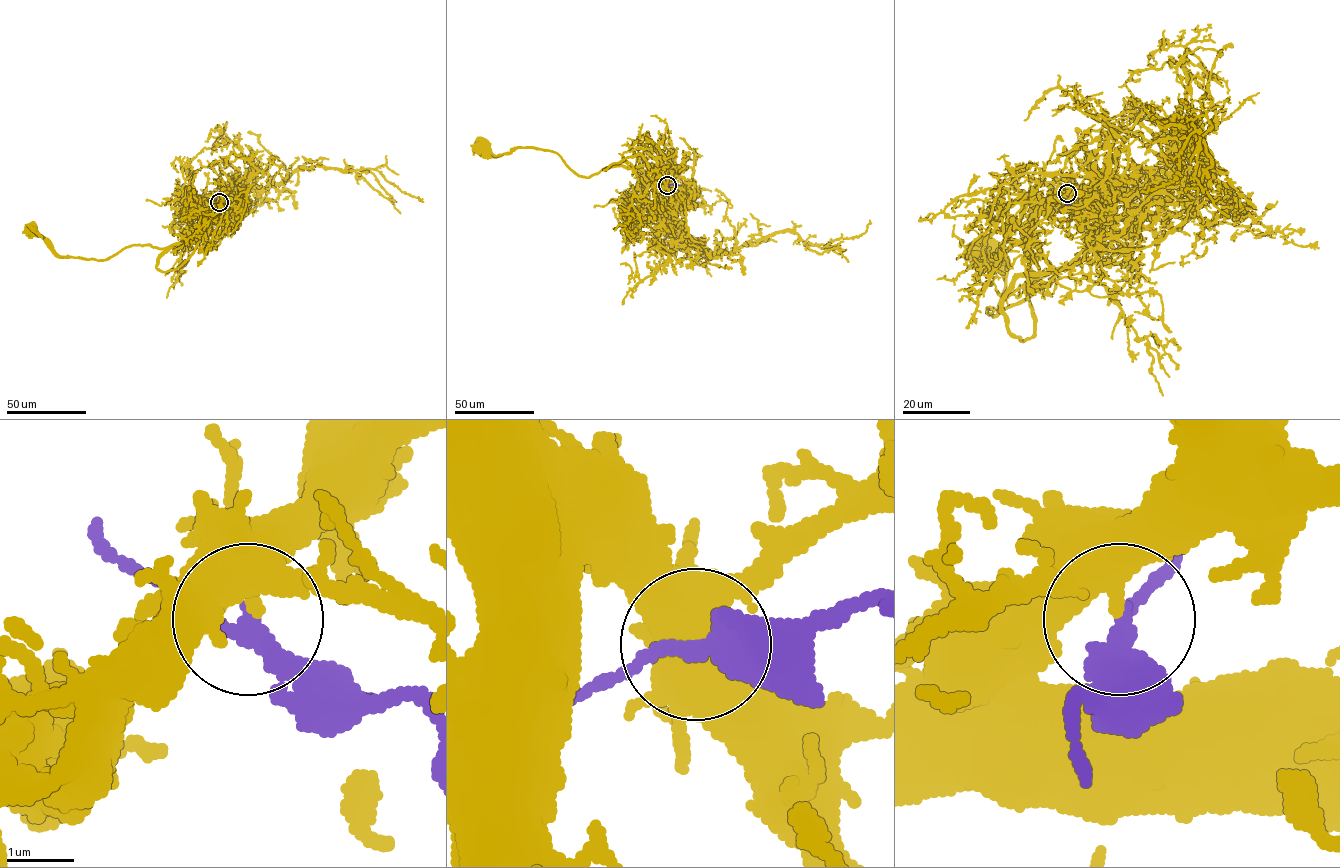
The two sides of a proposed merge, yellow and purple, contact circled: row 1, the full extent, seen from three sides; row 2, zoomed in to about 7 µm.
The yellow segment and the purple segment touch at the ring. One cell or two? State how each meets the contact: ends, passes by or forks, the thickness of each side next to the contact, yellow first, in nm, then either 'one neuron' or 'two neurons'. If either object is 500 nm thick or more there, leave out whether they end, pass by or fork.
yellow ends there; purple passes by; 440 nm thick on the yellow side, 280 nm on the other; two neurons

